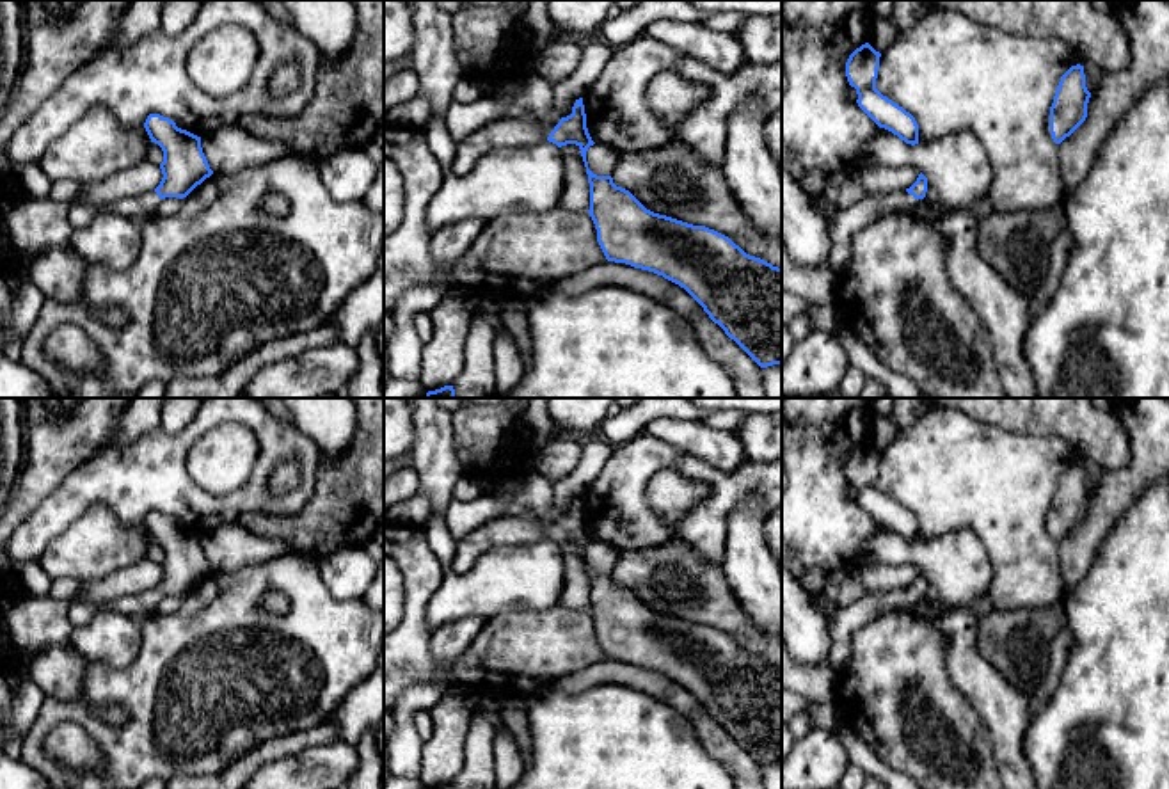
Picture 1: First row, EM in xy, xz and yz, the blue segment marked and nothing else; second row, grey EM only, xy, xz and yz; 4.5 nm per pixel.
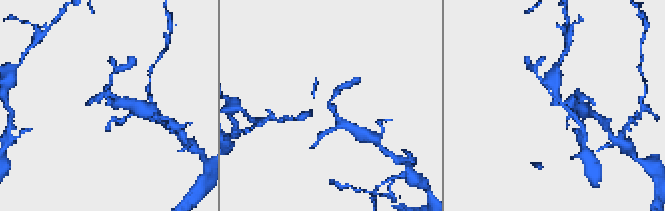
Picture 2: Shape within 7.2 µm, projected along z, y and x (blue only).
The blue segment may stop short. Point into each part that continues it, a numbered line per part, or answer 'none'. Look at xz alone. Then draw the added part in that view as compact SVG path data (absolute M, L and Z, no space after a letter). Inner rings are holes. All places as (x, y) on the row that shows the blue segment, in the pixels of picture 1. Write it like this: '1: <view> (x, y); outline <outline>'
1: xz (532, 96); outline M533 71L505 82L492 98L480 98L471 105L451 101L446 112L448 130L455 140L494 121L515 117L535 119L551 133L561 119L554 108L554 84Z

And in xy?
1: xy (139, 208); outline M153 190L153 192L146 192L142 195L124 197L124 199L119 199L115 203L112 203L112 204L101 204L101 206L96 206L96 208L126 215L126 217L130 217L137 222L144 222L147 217L156 213L156 208L158 208L160 201L162 199Z

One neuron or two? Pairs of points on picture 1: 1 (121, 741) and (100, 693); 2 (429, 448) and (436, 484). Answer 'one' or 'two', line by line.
1: one
2: one

